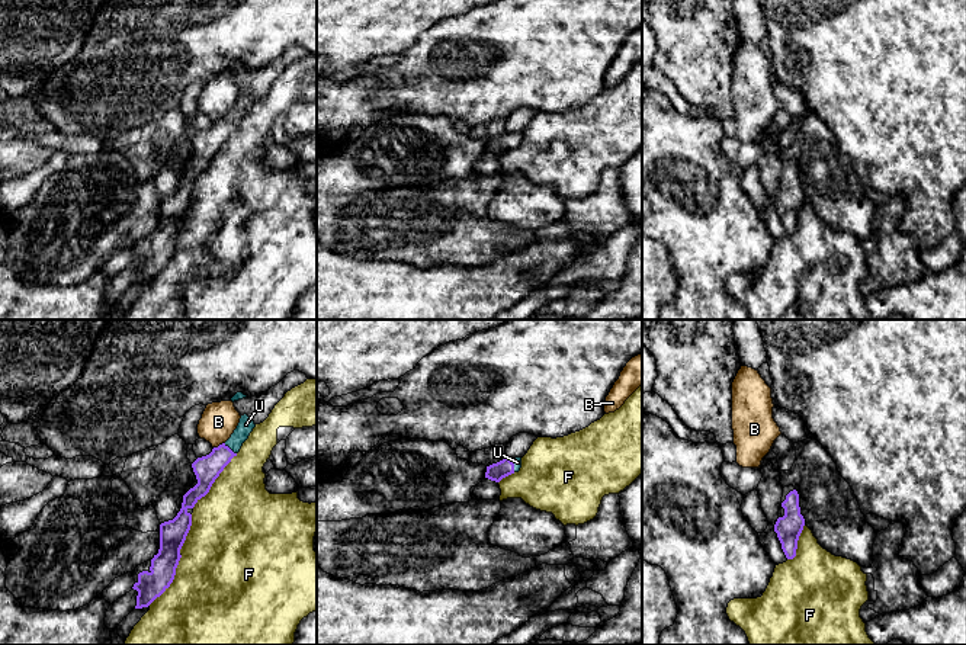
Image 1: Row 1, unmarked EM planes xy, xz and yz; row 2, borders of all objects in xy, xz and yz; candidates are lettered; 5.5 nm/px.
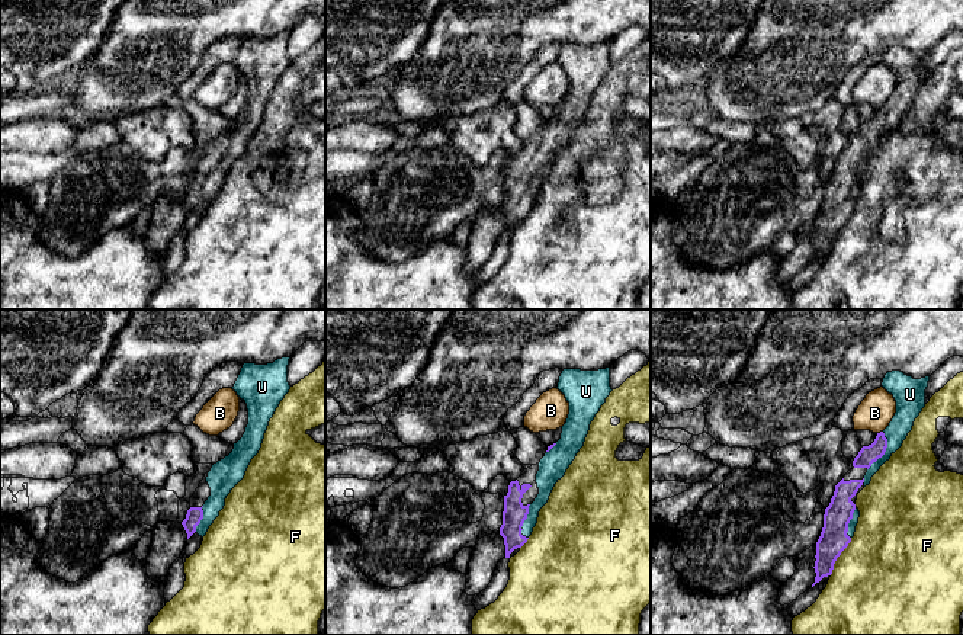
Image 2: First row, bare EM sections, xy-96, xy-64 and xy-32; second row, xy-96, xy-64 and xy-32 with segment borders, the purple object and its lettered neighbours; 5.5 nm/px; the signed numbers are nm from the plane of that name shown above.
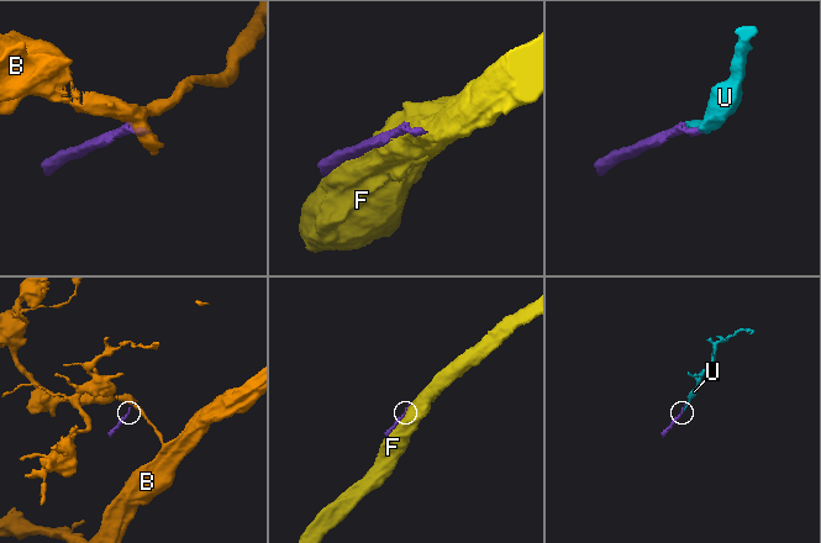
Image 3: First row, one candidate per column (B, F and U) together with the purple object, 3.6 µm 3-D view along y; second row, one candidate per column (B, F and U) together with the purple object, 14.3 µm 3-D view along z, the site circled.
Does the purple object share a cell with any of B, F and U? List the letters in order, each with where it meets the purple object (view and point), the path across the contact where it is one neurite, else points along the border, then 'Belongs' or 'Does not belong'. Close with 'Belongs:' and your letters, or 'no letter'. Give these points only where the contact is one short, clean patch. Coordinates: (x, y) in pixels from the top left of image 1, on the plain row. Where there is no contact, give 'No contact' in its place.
B: Touches purple at xy (220, 119). Boundary: xy (224, 116), (214, 122). Does not belong
F: Touches purple at xy (179, 234). Does not belong
U: Touches purple at xy (228, 122). Belongs
Belongs: U

